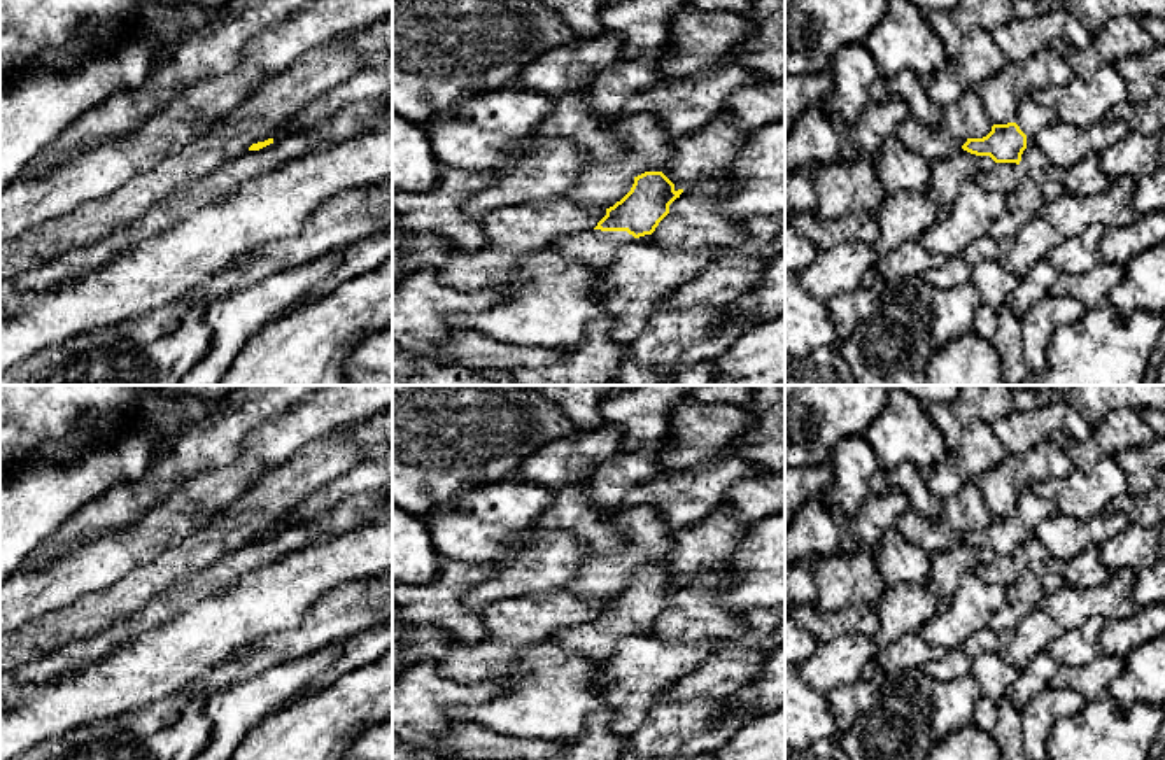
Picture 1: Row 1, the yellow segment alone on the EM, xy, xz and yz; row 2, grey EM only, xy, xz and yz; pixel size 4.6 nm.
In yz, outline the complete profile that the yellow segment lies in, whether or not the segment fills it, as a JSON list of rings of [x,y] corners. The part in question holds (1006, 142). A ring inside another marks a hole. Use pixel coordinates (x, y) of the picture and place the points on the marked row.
[[[1020,96],[1014,123],[993,124],[986,137],[967,138],[962,149],[976,156],[990,156],[995,163],[1020,165],[1027,138],[1058,121],[1058,114],[1048,105],[1039,105],[1032,96]]]

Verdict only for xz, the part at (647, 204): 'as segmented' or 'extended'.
extended

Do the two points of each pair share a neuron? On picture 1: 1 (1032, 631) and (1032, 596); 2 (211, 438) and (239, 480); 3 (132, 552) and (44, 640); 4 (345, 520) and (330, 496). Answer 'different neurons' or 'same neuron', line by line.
1: different neurons
2: different neurons
3: different neurons
4: different neurons

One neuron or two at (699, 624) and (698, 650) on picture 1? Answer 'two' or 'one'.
two

